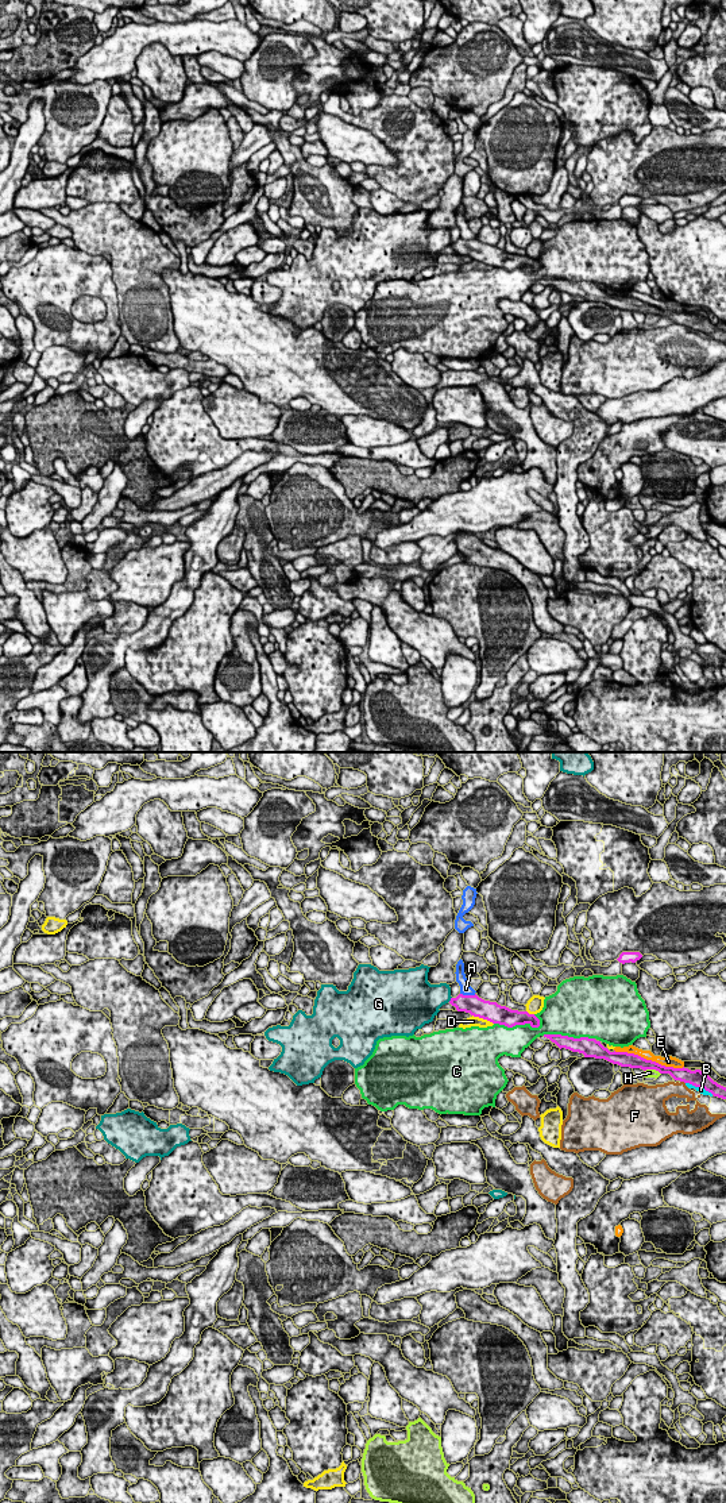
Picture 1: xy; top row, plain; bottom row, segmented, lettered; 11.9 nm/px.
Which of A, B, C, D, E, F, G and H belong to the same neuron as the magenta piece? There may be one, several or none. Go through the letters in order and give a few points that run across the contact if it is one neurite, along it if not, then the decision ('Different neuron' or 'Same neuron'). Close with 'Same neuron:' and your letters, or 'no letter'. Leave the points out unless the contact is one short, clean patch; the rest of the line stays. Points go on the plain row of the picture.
A: Line: xy (460, 236), (475, 238). Different neuron
B: Different neuron
C: Different neuron
D: Different neuron
E: Different neuron
F: Different neuron
G: Line: xy (451, 241), (448, 245). Different neuron
H: Line: xy (645, 313), (656, 313), (660, 318). Different neuron
Same neuron: no letter

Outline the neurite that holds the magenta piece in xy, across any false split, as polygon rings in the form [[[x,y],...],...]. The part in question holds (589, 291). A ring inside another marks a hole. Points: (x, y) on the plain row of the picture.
[[[544,278],[555,286],[560,293],[565,292],[572,296],[583,297],[584,301],[605,302],[613,308],[630,312],[656,313],[660,317],[669,317],[675,324],[690,327],[695,331],[702,331],[706,335],[711,336],[714,340],[726,343],[726,331],[714,325],[708,317],[702,316],[700,313],[691,315],[688,312],[673,312],[665,311],[656,305],[646,304],[638,298],[627,296],[610,296],[605,292],[601,285],[588,281],[574,282],[561,278]]]

